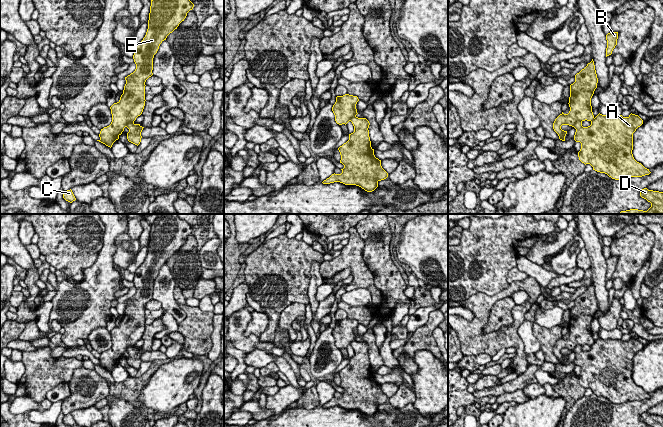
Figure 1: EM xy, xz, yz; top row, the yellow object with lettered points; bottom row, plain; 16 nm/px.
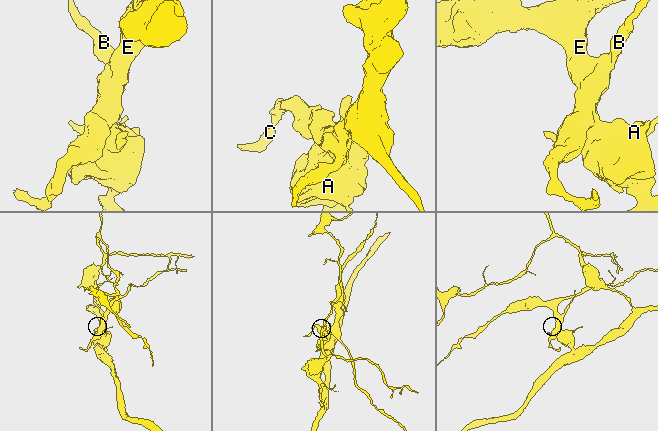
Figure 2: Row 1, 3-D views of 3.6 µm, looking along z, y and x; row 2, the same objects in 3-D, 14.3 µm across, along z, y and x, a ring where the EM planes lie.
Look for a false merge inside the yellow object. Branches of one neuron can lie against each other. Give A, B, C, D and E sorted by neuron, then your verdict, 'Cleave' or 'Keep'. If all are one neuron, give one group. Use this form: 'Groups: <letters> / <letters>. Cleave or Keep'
Groups: A D / B C E. Cleave

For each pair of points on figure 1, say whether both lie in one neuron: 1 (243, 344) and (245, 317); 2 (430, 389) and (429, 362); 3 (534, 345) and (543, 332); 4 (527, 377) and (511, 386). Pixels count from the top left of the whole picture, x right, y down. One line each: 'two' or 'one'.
1: one
2: one
3: two
4: one

